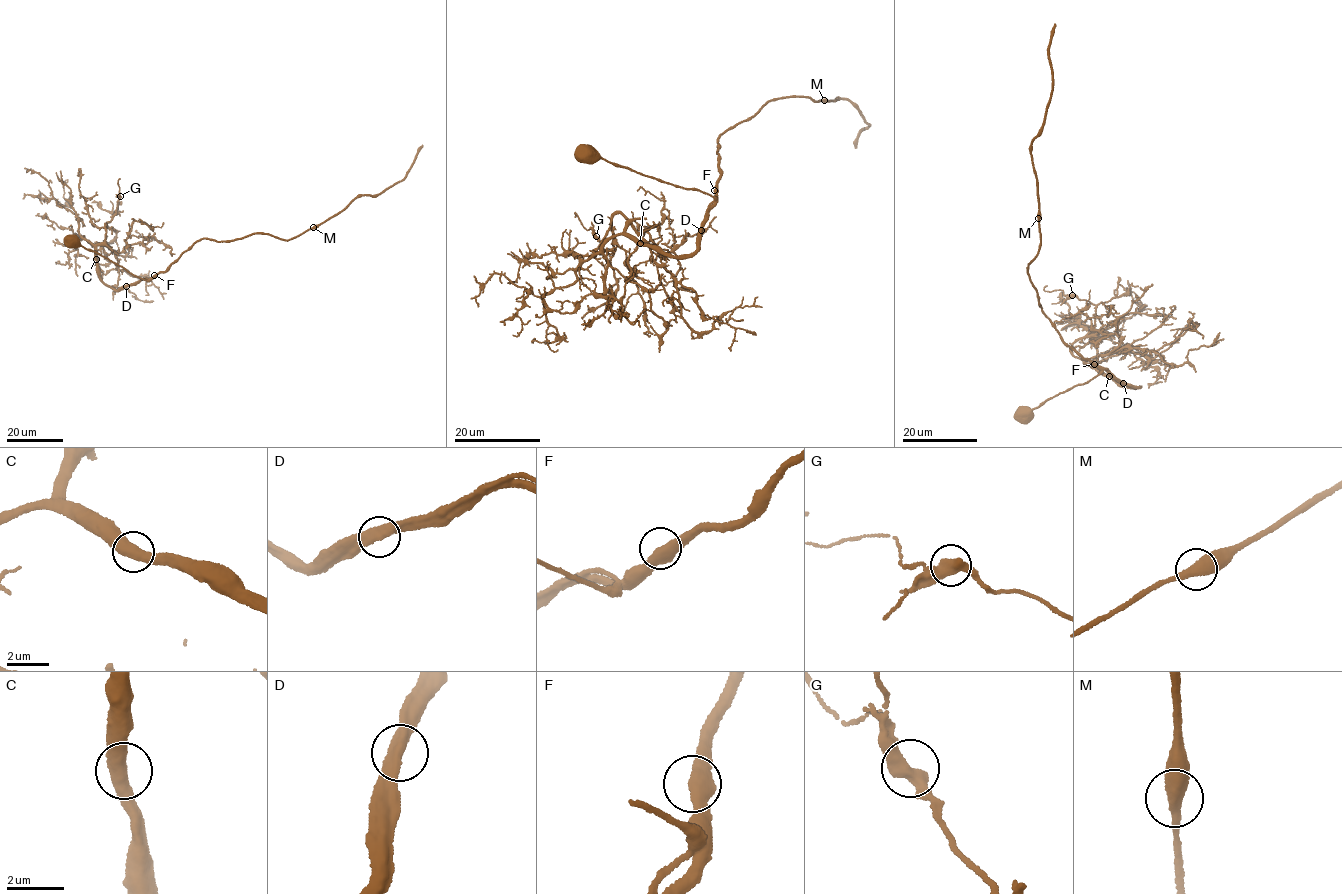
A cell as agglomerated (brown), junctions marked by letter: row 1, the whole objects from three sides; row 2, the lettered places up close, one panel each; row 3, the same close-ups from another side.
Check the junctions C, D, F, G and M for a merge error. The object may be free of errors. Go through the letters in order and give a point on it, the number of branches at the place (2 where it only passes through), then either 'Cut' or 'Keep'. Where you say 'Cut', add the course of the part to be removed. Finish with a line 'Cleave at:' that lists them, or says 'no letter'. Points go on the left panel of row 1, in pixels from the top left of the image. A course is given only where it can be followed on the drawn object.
C: Place: (96, 259). Branches: 2. Keep
D: Place: (126, 286). Branches: 2. Keep
F: Place: (154, 275). Branches: 2. Keep
G: Place: (120, 196). Branches: 2. Keep
M: Place: (313, 227). Branches: 2. Keep
Cleave at: no letter

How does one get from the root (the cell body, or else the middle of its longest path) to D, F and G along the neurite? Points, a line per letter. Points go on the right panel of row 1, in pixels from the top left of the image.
D: (1021, 414), (1060, 392), (1086, 382), (1103, 369), (1123, 383)
F: (1021, 414), (1096, 376), (1101, 369), (1094, 364)
G: (1021, 414), (1103, 369), (1139, 387), (1072, 354), (1096, 314), (1095, 306), (1072, 295)

